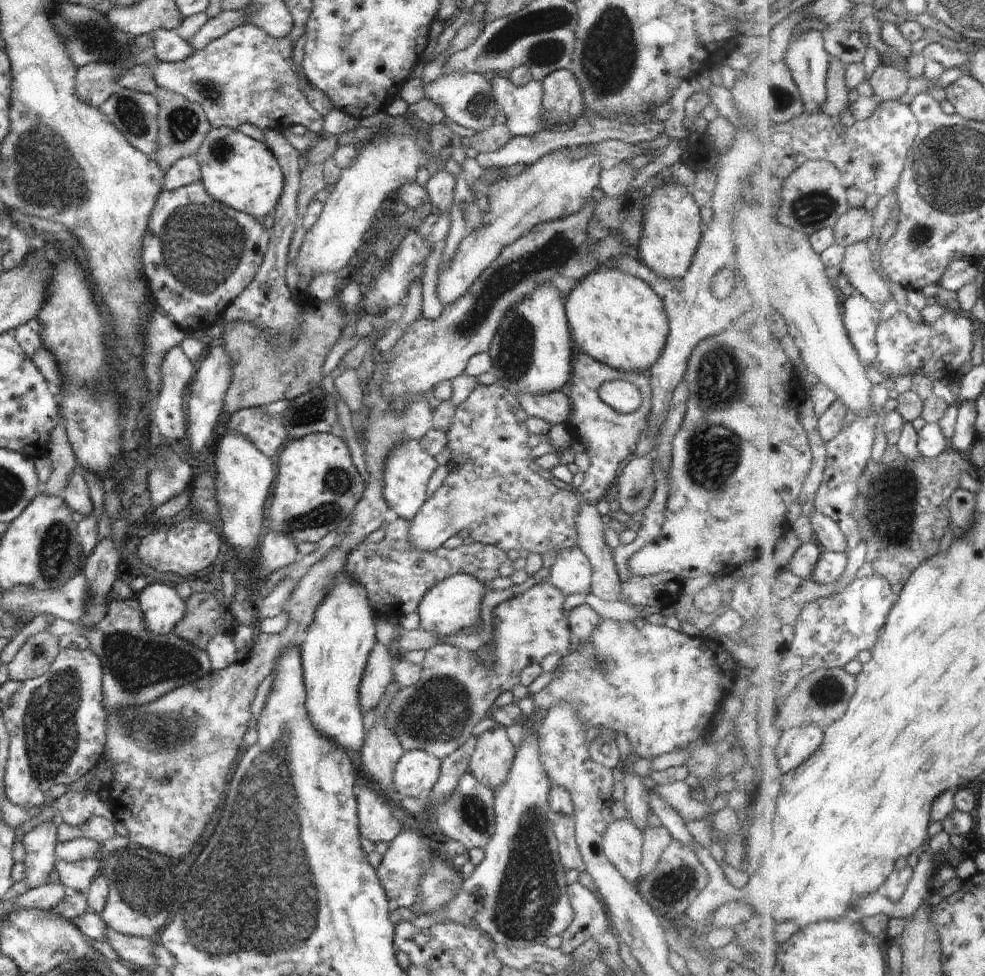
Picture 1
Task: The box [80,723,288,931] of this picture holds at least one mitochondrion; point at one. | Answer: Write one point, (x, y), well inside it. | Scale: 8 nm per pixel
(141, 883)

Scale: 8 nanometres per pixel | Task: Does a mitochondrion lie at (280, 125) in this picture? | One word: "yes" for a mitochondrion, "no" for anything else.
no

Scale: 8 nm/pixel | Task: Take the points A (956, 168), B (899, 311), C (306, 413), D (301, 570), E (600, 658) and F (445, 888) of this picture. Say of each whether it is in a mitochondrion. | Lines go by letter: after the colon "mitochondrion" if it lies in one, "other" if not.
A: mitochondrion
B: other
C: mitochondrion
D: other
E: mitochondrion
F: mitochondrion

